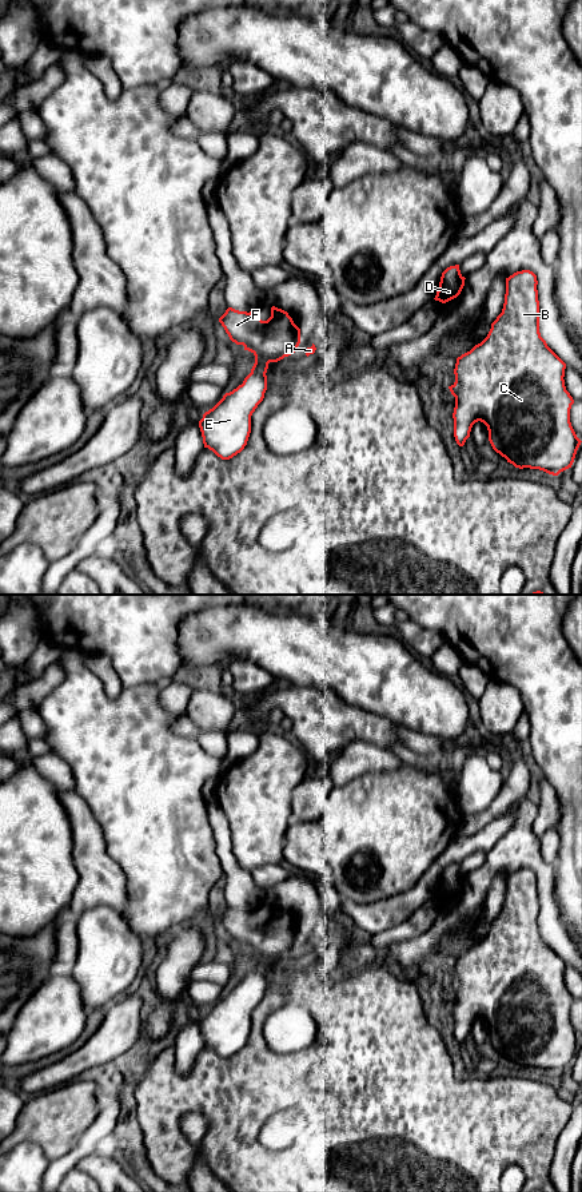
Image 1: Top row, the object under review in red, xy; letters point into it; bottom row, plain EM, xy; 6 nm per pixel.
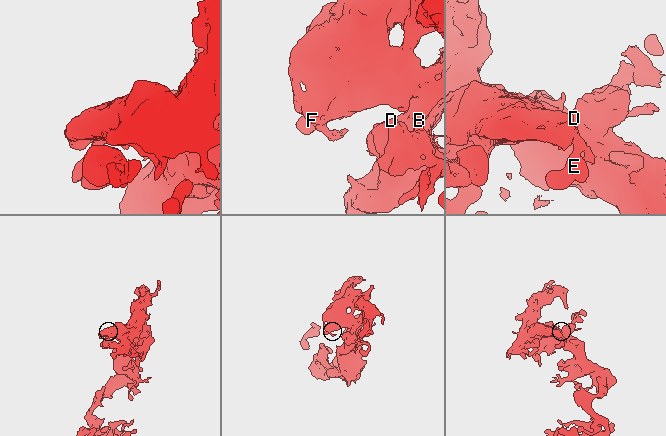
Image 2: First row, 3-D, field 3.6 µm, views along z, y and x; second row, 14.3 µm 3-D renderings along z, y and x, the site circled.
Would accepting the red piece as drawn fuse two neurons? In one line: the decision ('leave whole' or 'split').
leave whole

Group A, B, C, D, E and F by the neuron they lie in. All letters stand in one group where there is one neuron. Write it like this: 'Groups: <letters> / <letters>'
Groups: A B C D E F

